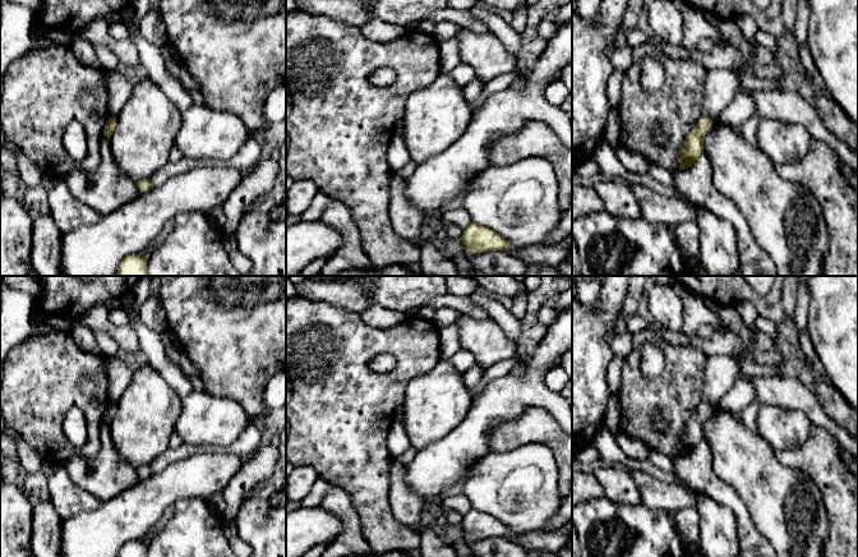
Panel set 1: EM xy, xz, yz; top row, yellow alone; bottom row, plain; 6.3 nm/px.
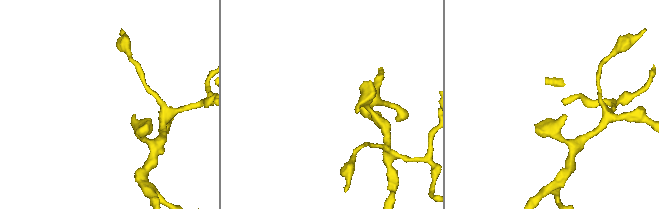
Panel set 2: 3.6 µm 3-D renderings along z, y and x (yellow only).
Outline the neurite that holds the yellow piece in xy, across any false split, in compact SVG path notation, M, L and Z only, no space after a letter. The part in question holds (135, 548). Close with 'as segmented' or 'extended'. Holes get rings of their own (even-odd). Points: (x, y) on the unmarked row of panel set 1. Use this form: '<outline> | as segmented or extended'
M144 537L125 543L119 551L117 557L147 557L147 549L151 542L146 542Z | as segmented

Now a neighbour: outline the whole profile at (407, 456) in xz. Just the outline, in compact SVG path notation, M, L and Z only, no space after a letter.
M409 447L400 457L395 460L396 464L406 466L416 456L418 450L415 447Z

